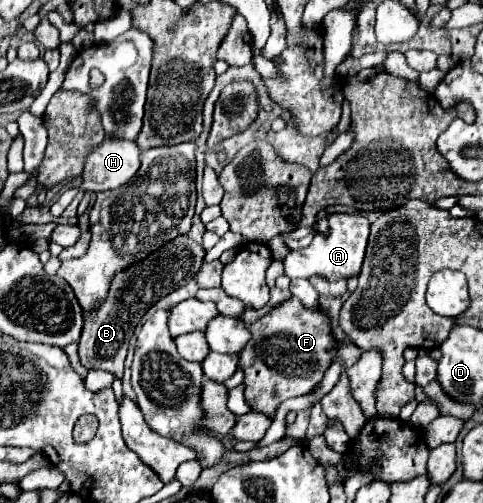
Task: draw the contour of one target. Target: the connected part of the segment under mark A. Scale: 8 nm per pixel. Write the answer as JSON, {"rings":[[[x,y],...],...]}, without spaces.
{"rings":[[[333,214],[329,216],[329,228],[331,234],[325,238],[323,234],[315,234],[313,242],[307,248],[289,252],[283,258],[285,274],[289,278],[311,278],[311,276],[323,276],[331,282],[335,280],[349,280],[351,276],[357,276],[363,264],[367,236],[369,236],[369,220],[365,216],[353,216],[353,214]]]}

